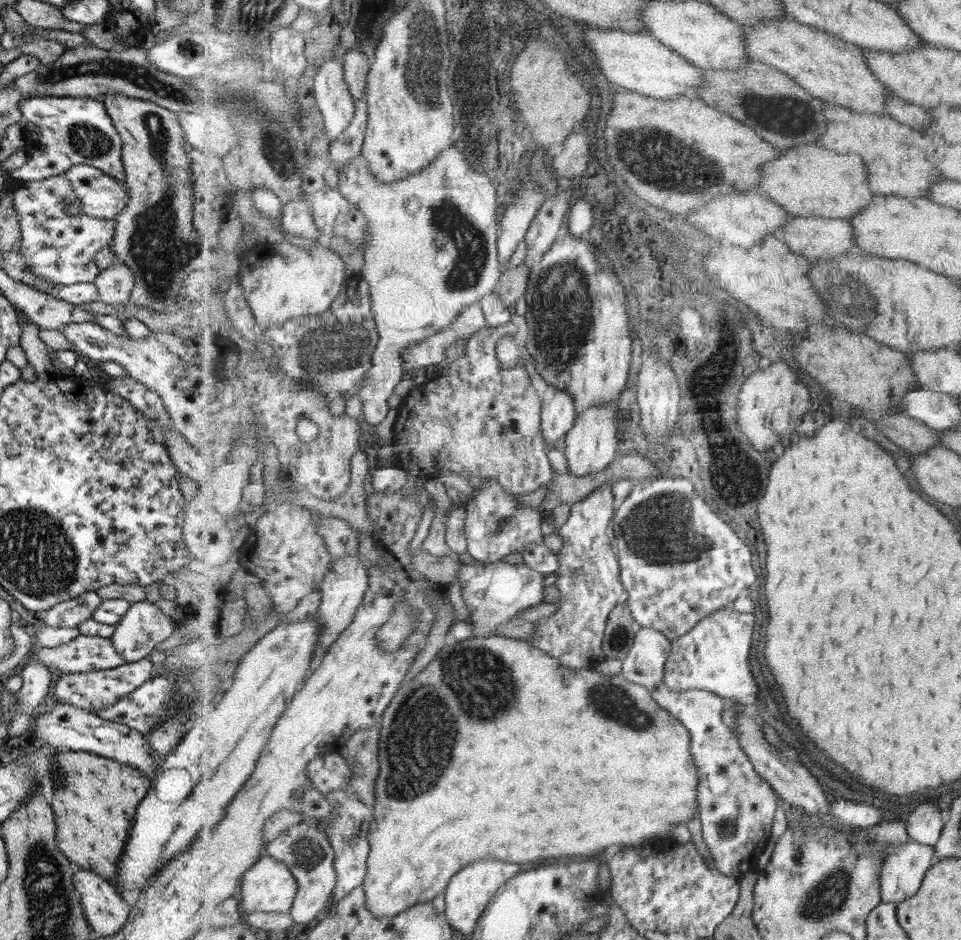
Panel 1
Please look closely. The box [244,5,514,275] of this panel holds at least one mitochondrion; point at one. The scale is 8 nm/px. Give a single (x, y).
(263, 141)

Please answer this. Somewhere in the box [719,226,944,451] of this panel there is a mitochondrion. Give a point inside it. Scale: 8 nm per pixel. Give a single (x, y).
(854, 299)

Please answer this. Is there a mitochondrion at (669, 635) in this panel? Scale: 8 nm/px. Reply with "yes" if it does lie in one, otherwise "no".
no

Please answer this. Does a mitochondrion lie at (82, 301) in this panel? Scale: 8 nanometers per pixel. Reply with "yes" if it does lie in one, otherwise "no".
no

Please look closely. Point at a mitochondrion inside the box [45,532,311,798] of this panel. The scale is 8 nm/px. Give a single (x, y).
(187, 696)

